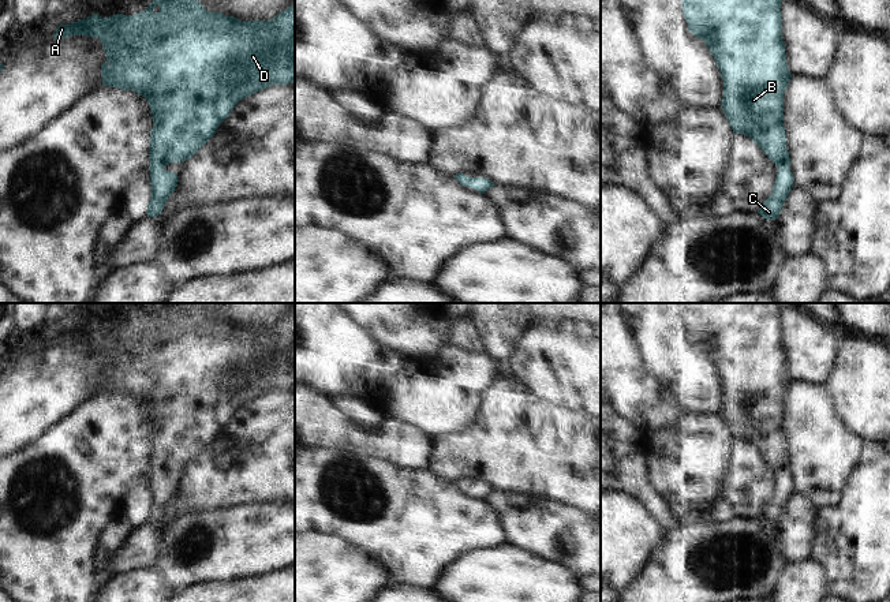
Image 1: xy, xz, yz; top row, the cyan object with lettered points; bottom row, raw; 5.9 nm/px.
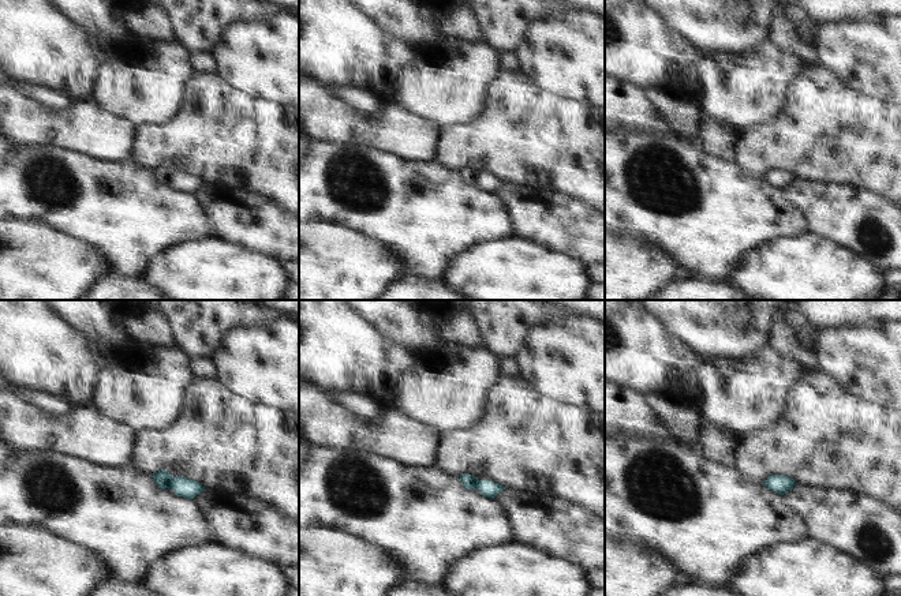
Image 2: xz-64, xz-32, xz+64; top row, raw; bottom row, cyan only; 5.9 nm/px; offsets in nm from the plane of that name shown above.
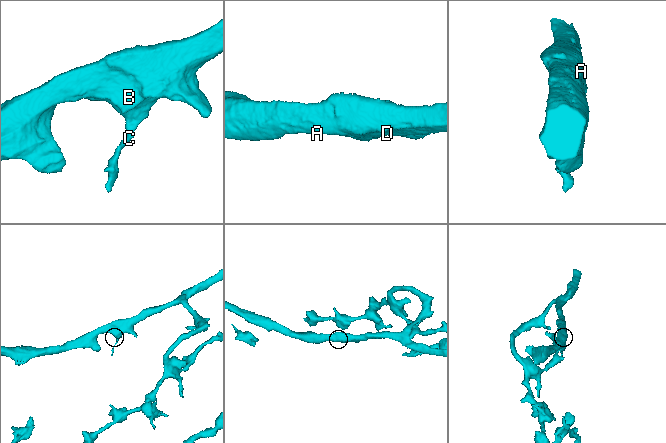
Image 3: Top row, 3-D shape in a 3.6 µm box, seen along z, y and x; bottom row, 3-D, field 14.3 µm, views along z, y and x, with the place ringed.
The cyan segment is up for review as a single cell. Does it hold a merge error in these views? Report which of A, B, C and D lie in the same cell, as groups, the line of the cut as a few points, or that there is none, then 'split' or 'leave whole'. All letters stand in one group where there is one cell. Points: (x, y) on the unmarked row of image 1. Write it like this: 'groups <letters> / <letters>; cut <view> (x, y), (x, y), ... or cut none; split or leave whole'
groups A B C D; cut none; leave whole

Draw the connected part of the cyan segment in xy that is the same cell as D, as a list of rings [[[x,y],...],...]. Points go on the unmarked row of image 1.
[[[157,303],[139,319],[109,324],[93,319],[60,330],[53,345],[68,341],[100,344],[106,359],[101,371],[102,390],[134,396],[149,408],[154,427],[149,459],[149,523],[162,517],[177,491],[177,481],[165,476],[167,471],[191,464],[240,405],[274,390],[295,389],[295,310],[268,328],[242,328],[209,318],[192,303]]]

